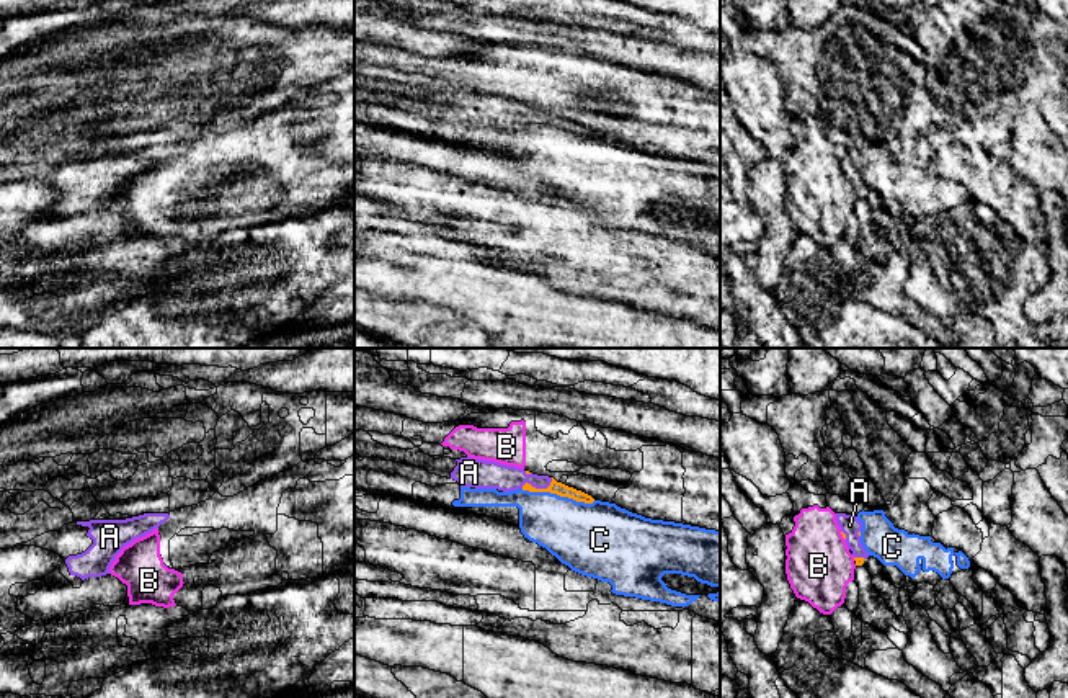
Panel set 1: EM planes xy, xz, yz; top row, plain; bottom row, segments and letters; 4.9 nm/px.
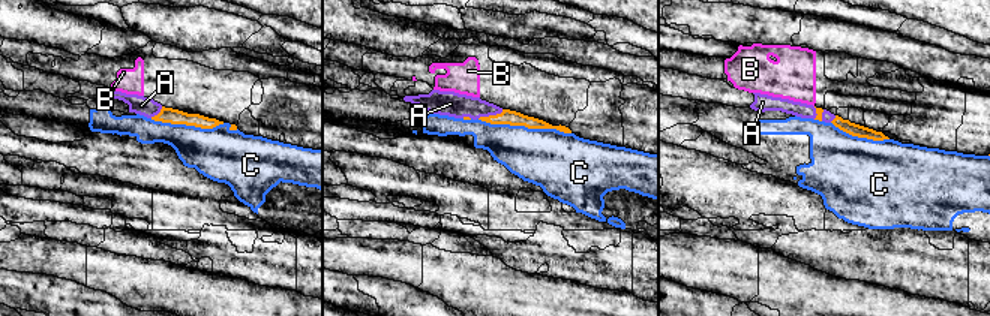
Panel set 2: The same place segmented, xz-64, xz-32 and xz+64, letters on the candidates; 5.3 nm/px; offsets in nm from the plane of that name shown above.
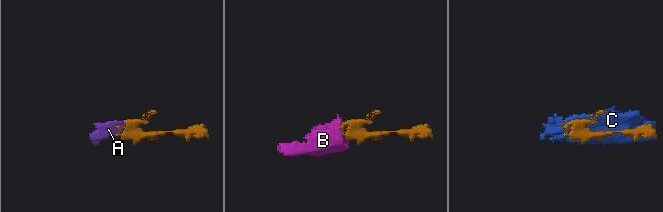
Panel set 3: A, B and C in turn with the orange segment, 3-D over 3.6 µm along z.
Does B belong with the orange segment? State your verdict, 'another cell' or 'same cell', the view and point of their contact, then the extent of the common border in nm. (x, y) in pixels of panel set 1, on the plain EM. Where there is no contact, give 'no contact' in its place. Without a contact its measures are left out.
another cell; contact yz (841, 167); length 50 nm

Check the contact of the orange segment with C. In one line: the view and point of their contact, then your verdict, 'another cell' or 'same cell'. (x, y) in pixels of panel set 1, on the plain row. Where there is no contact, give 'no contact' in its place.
meets orange in xz at (559, 128); another cell

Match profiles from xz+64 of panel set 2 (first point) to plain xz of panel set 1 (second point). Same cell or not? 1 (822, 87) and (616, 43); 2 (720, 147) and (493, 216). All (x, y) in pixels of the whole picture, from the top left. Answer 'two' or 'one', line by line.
1: two
2: two

